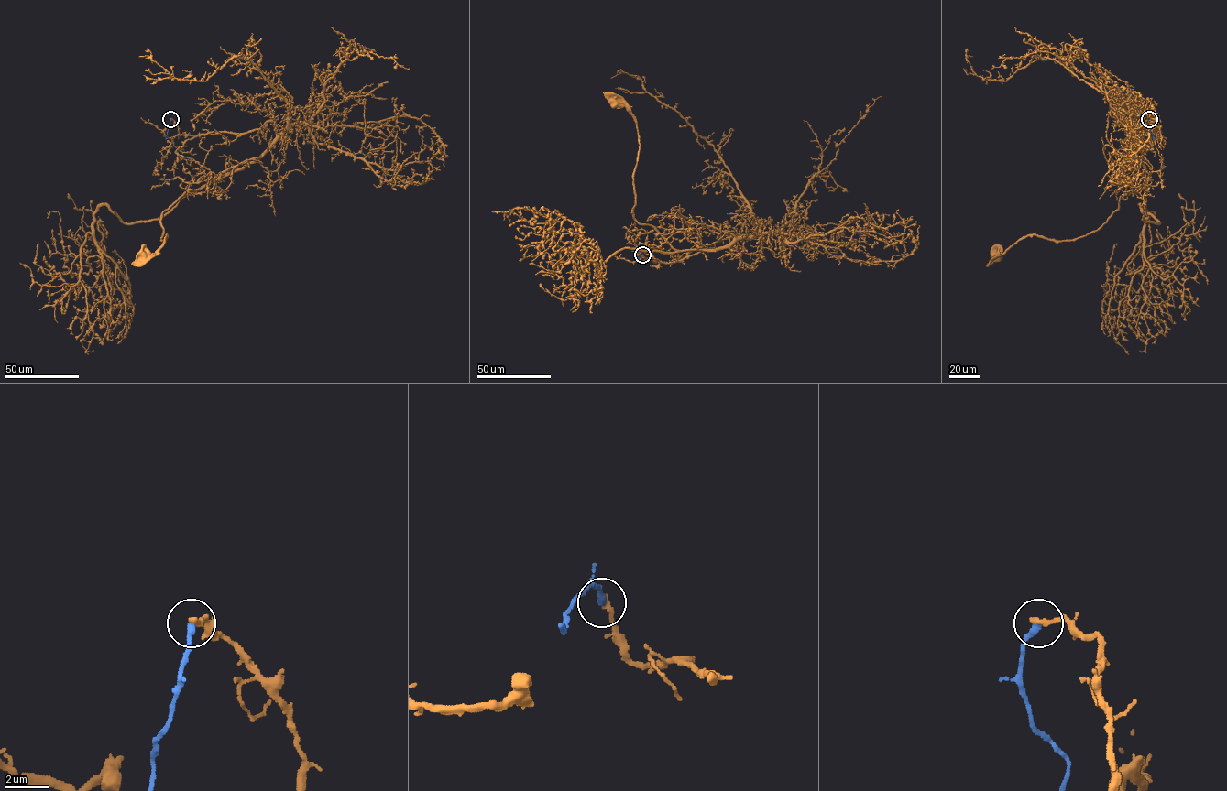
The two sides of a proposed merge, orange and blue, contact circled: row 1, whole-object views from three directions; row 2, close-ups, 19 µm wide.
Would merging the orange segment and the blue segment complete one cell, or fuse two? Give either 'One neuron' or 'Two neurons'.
Two neurons

